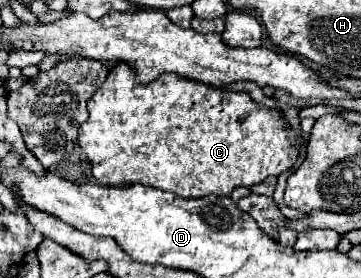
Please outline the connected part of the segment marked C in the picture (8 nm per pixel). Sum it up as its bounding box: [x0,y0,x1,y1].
[78,62,298,198]

